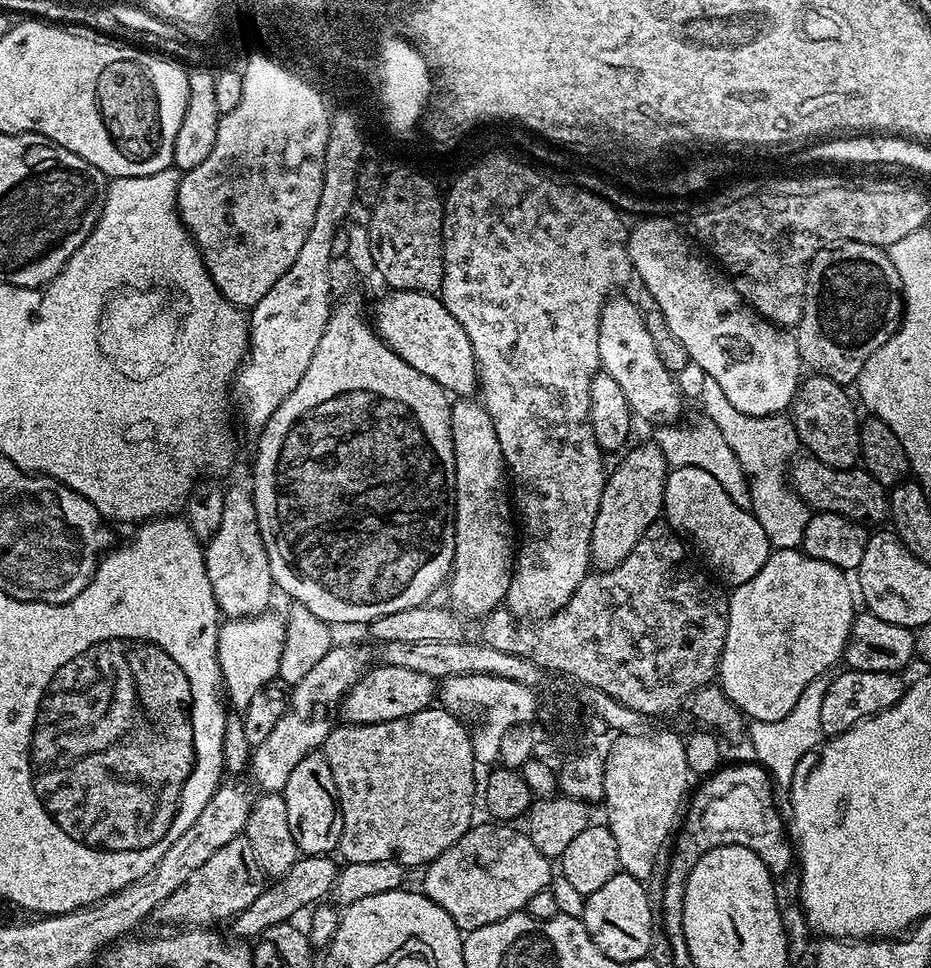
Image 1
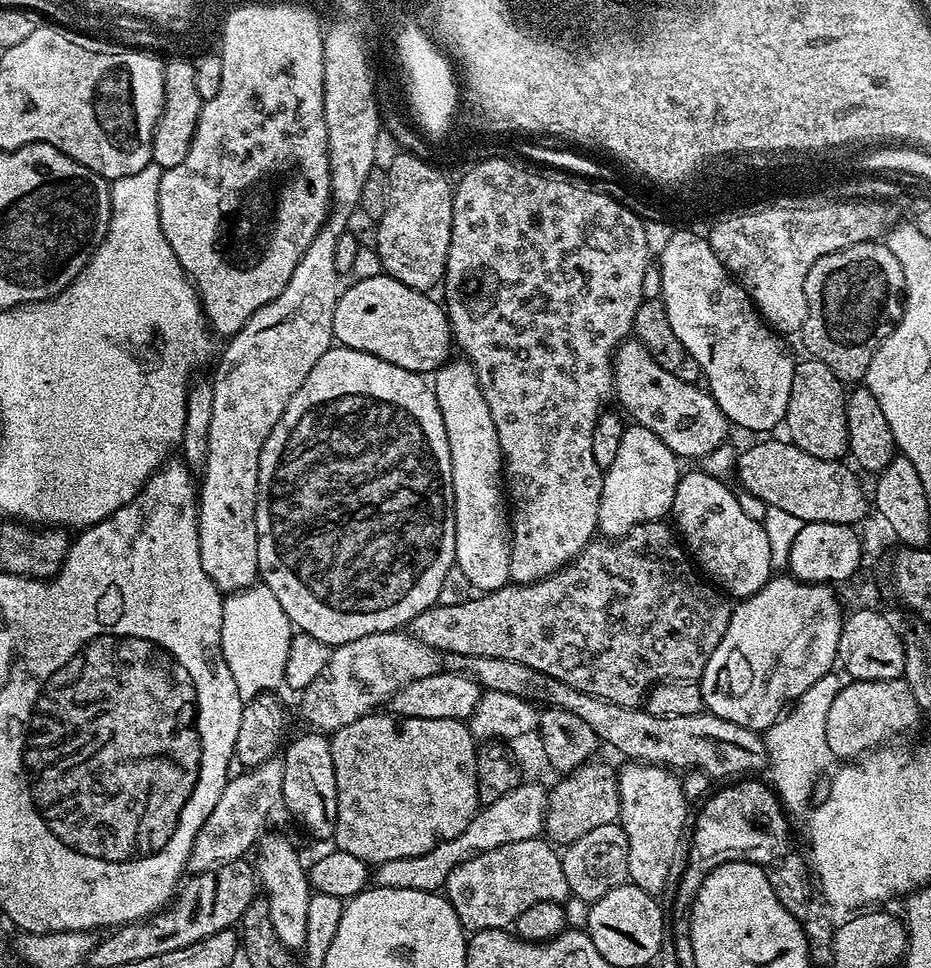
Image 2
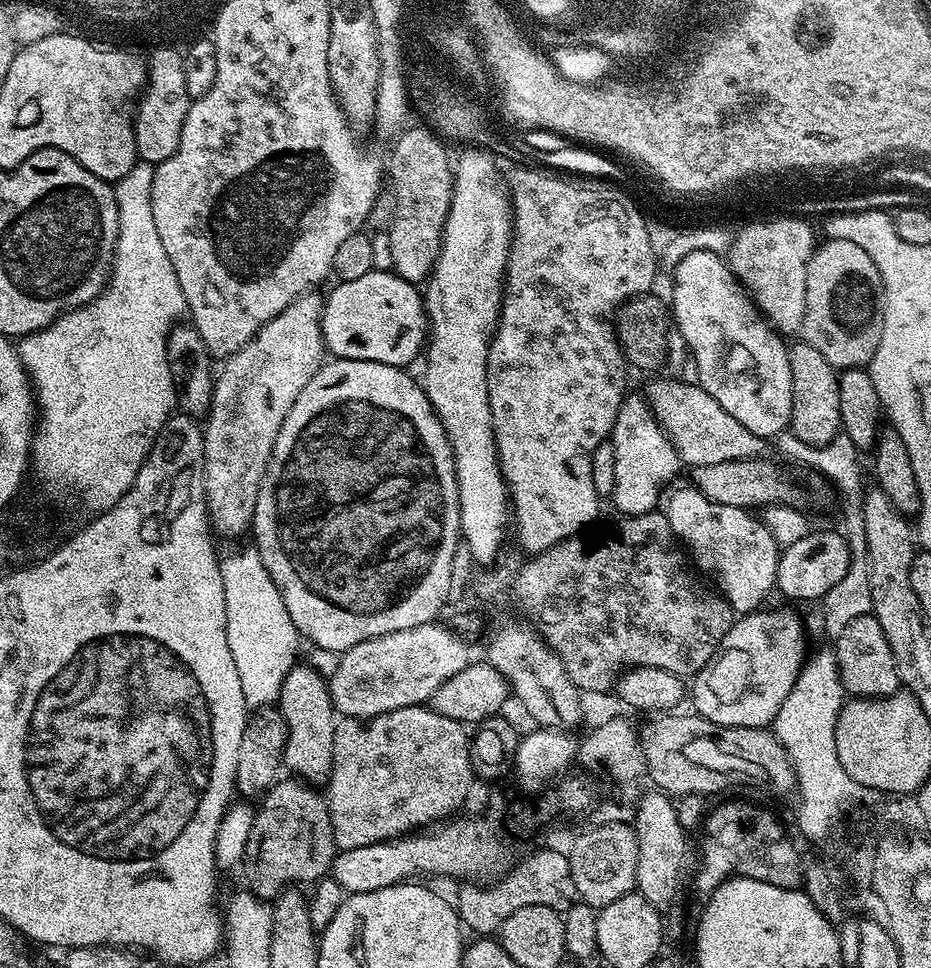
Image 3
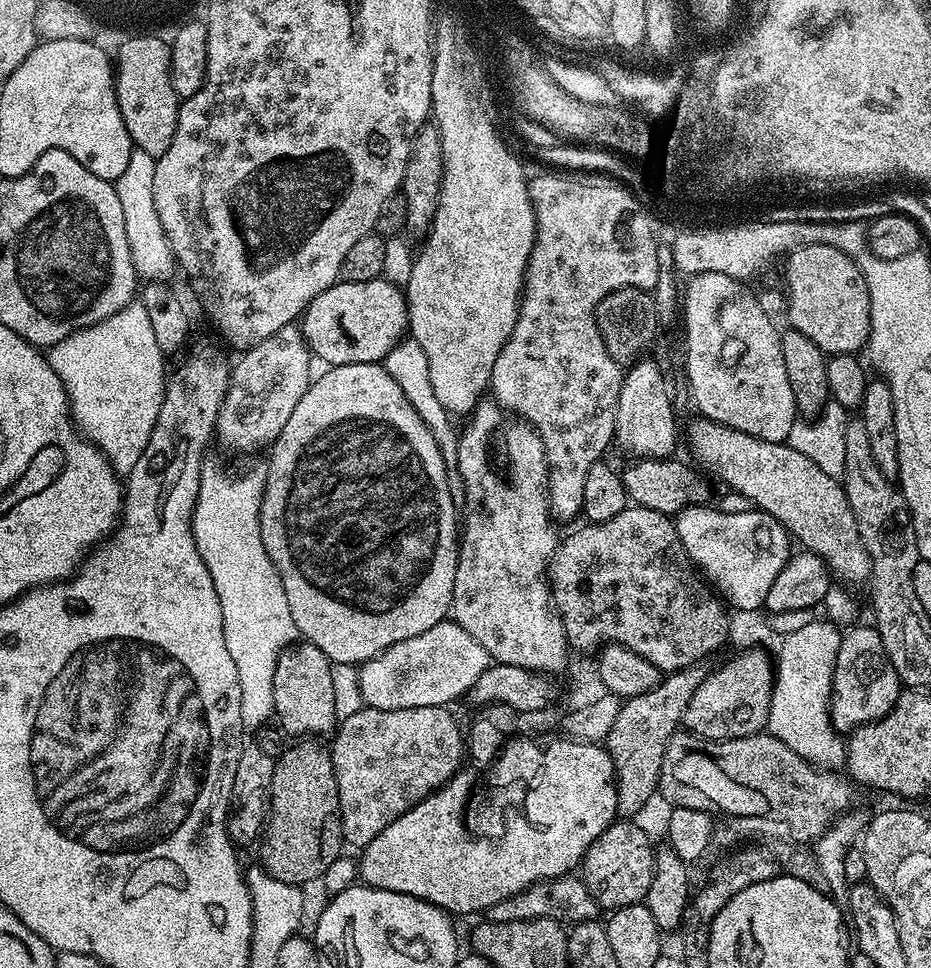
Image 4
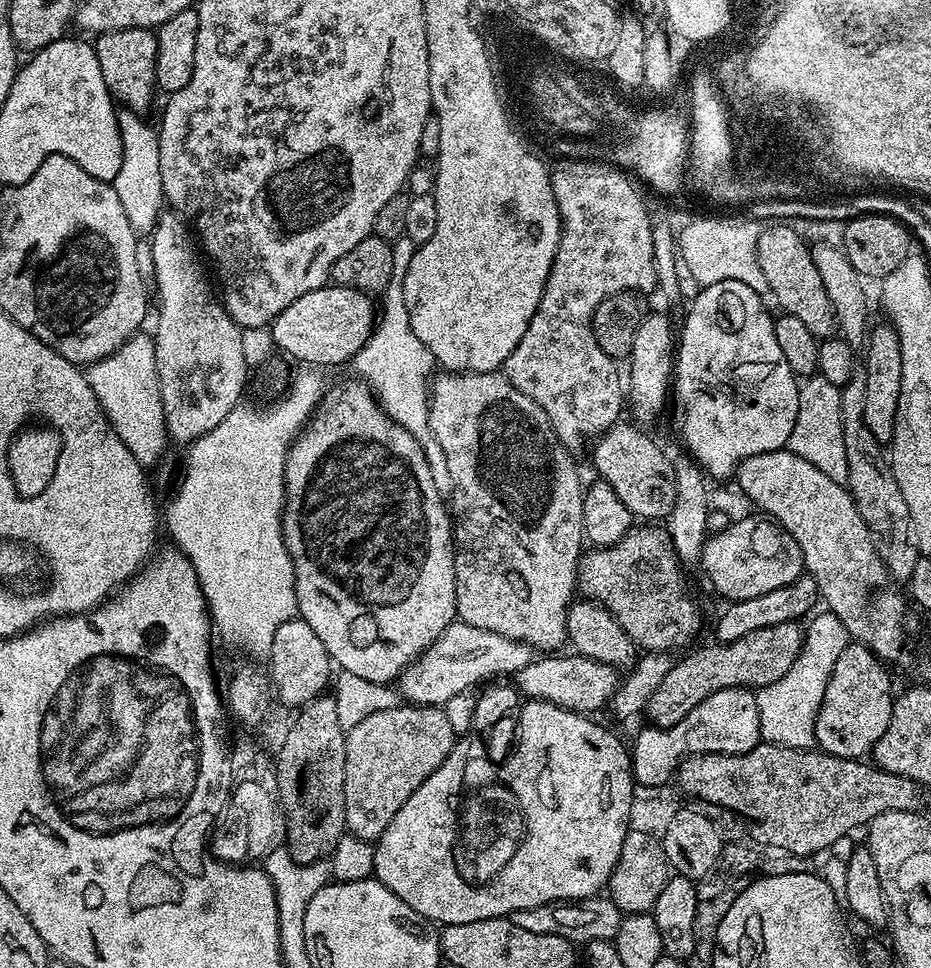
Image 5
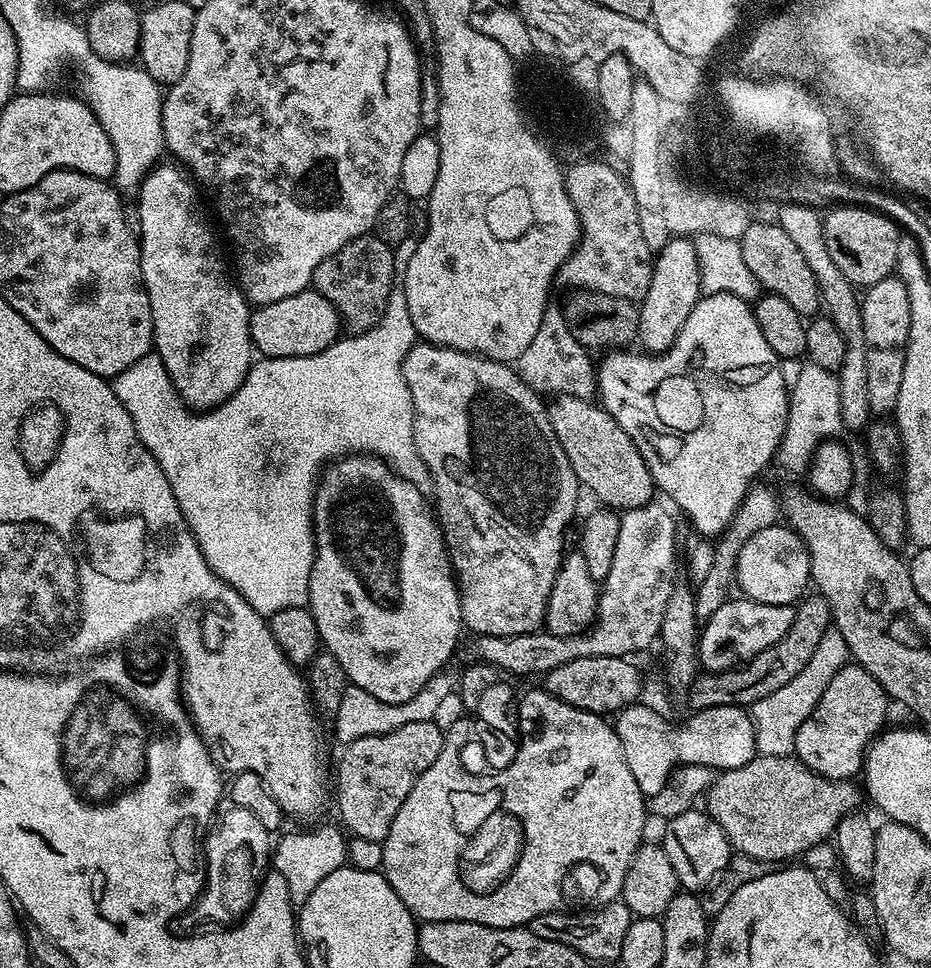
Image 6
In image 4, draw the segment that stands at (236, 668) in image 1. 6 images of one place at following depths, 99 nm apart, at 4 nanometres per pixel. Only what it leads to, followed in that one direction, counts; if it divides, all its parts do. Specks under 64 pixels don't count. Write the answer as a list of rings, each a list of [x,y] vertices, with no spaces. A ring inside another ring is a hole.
[[[205,459],[200,471],[199,494],[191,518],[192,537],[195,538],[198,552],[214,580],[222,606],[226,648],[234,659],[238,669],[239,685],[242,687],[242,724],[244,730],[250,734],[275,715],[274,670],[277,669],[278,654],[299,637],[286,599],[286,592],[282,588],[281,576],[262,544],[260,506],[261,498],[264,496],[265,475],[261,467],[259,469],[256,466],[250,466],[244,470],[231,471],[218,460]]]

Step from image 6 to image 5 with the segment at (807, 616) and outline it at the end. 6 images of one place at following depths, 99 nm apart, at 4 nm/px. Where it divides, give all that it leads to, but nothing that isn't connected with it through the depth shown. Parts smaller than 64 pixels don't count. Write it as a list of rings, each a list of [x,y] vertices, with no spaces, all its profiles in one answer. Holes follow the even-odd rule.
[[[791,620],[778,626],[754,630],[729,644],[711,642],[712,644],[698,649],[697,652],[689,651],[684,654],[689,656],[677,659],[673,663],[670,674],[666,674],[662,686],[654,690],[654,696],[650,698],[646,709],[646,716],[652,719],[649,721],[655,727],[669,728],[682,722],[682,718],[686,718],[686,714],[690,714],[694,706],[706,702],[706,698],[710,698],[710,694],[718,694],[718,690],[727,688],[759,690],[778,682],[778,678],[782,678],[782,674],[786,674],[786,670],[794,666],[804,645],[804,630],[803,623]]]

